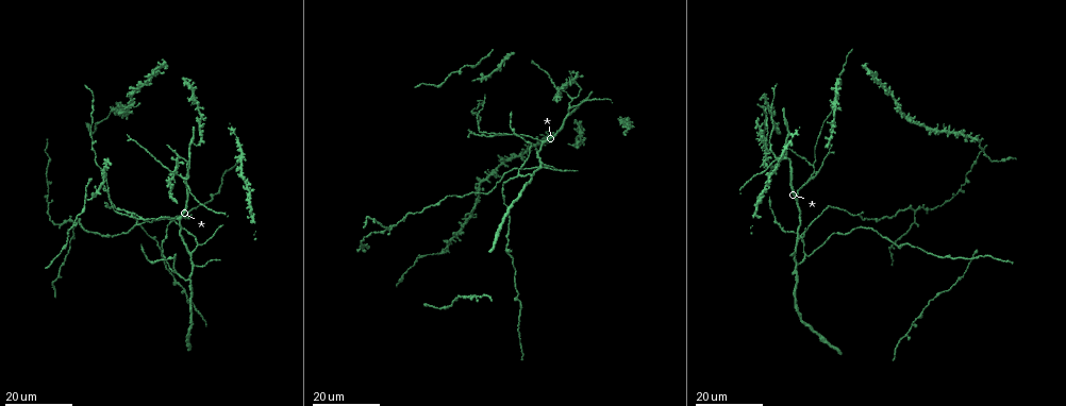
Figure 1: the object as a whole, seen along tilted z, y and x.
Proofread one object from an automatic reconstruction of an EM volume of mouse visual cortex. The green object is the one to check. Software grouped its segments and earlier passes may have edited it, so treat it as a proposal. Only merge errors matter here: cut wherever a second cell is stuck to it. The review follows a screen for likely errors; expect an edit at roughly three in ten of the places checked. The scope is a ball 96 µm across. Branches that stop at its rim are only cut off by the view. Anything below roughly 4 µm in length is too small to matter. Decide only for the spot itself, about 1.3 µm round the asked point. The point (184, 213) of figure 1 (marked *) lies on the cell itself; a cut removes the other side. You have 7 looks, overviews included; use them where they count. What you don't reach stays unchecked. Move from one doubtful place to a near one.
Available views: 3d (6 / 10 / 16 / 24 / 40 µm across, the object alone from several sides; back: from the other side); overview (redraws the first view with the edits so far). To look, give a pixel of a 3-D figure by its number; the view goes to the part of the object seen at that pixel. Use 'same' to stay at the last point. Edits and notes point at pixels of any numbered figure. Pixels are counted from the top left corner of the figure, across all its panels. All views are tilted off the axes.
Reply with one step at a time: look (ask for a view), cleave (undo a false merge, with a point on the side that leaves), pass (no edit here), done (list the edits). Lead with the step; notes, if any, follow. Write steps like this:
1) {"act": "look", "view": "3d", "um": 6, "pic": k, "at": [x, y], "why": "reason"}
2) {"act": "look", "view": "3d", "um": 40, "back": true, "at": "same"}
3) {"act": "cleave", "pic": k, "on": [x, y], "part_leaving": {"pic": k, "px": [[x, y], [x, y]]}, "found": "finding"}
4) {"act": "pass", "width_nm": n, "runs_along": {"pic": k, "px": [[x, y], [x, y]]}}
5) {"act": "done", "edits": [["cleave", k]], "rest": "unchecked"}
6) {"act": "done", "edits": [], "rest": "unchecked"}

{"act": "look", "view": "3d", "um": 24, "pic": 1, "at": [196, 246], "why": "branch point"}

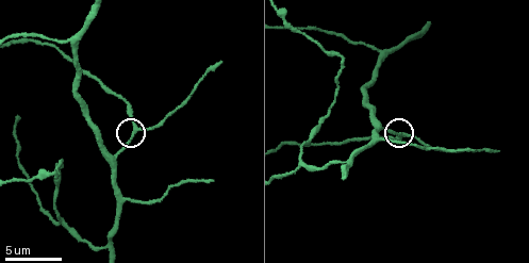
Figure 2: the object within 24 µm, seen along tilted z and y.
{"act": "look", "view": "3d", "um": 10, "pic": 2, "at": [135, 129], "why": "closer look"}

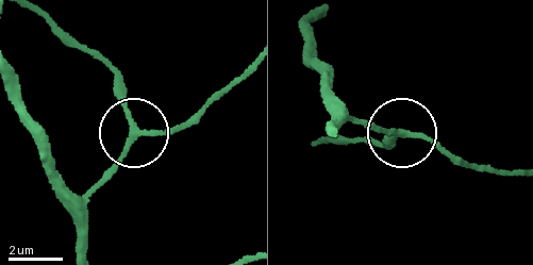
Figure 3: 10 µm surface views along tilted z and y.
{"act": "pass", "arms": 3, "found": "one cell here"}

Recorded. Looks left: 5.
{"act": "look", "view": "3d", "um": 10, "pic": 2, "at": [300, 164], "why": "arms part here"}

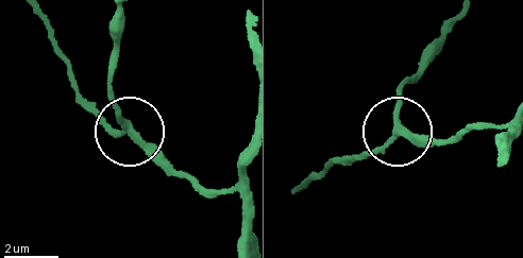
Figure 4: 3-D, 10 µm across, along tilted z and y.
{"act": "pass", "side_arm_um": 30, "runs_along": {"pic": 4, "px": [[243, 173], [208, 190], [156, 161], [129, 133], [114, 87]]}, "found": "continuous, no second cell"}

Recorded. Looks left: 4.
{"act": "look", "view": "3d", "um": 16, "pic": 2, "at": [68, 41]}

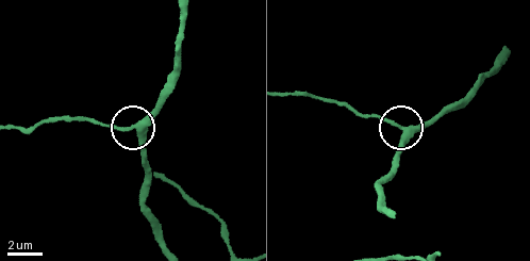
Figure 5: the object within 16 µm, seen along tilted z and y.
{"act": "pass", "side_arm_um": 78, "runs_along": {"pic": 5, "px": [[164, 101], [134, 128], [85, 120]]}, "found": "continuous, no second cell"}

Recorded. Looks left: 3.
{"act": "look", "view": "3d", "um": 24, "pic": 1, "at": [440, 251], "why": "thin arm on a thick one"}

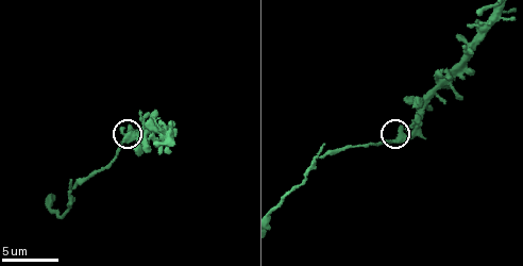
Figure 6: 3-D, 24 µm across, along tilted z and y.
{"act": "look", "view": "3d", "um": 10, "pic": 6, "at": [396, 139]}

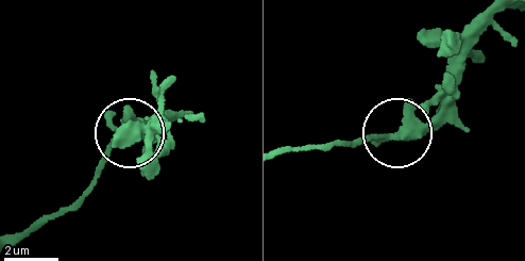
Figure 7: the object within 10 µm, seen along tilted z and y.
{"act": "look", "view": "3d", "um": 6, "pic": 7, "at": [395, 136]}

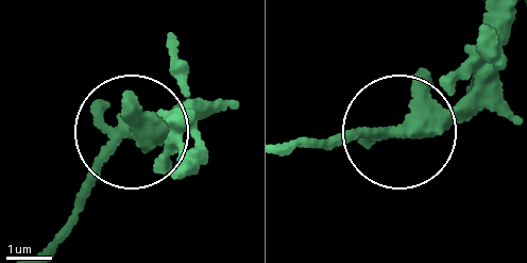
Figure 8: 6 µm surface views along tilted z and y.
{"act": "cleave", "pic": 8, "on": [74, 217], "arms": 4, "part_leaving": {"pic": 8, "px": [[90, 160], [81, 210], [54, 240]]}, "found": "two cells meet here"}

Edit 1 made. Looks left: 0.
{"act": "done", "edits": [["cleave", 8]], "rest": "unchecked"}

